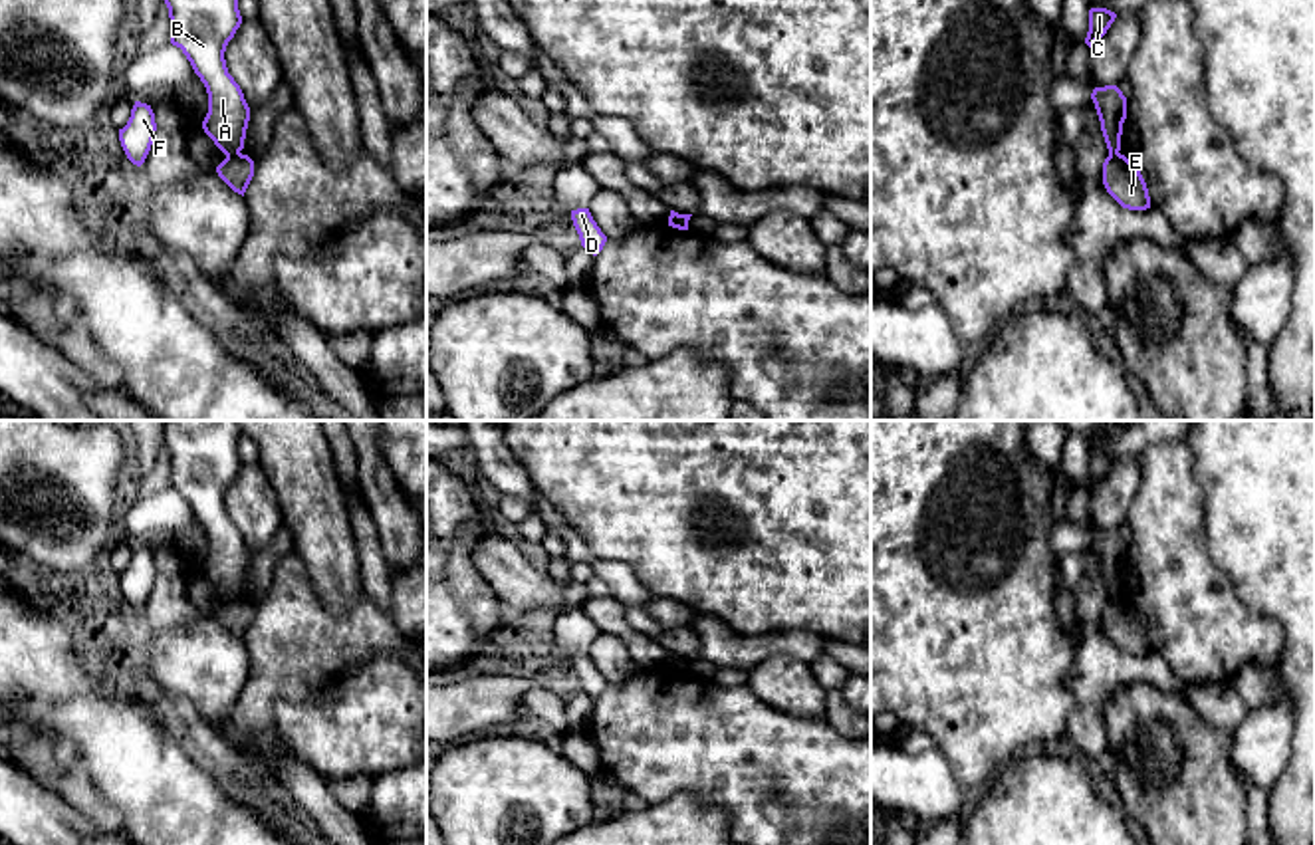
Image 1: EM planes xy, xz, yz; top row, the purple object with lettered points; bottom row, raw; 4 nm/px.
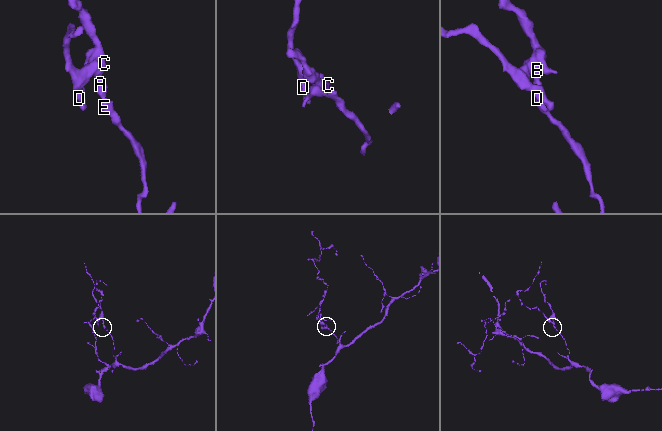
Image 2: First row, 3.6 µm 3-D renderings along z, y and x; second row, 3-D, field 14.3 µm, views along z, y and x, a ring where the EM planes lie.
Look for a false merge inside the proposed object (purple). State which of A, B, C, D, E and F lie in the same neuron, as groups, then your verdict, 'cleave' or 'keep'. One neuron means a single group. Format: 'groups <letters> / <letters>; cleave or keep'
groups A B C D F / E; cleave

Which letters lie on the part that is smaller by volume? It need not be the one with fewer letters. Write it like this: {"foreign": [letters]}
{"foreign": ["A", "B", "C", "D", "F"]}

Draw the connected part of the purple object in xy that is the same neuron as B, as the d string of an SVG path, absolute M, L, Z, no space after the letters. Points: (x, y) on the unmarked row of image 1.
M165 421L163 444L171 462L171 488L180 492L206 532L204 577L226 599L244 593L250 551L228 518L224 496L242 468L238 421Z

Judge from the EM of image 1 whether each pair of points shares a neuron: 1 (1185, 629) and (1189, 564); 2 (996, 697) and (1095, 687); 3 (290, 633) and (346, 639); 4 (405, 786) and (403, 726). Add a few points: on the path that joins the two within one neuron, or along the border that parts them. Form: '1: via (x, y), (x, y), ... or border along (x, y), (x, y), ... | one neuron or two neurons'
1: via (1189, 613), (1189, 580) | one neuron
2: border along (1075, 643), (1070, 675), (1075, 709), (1066, 732) | two neurons
3: via (304, 639), (332, 639) | one neuron
4: border along (405, 768), (375, 776) | two neurons

